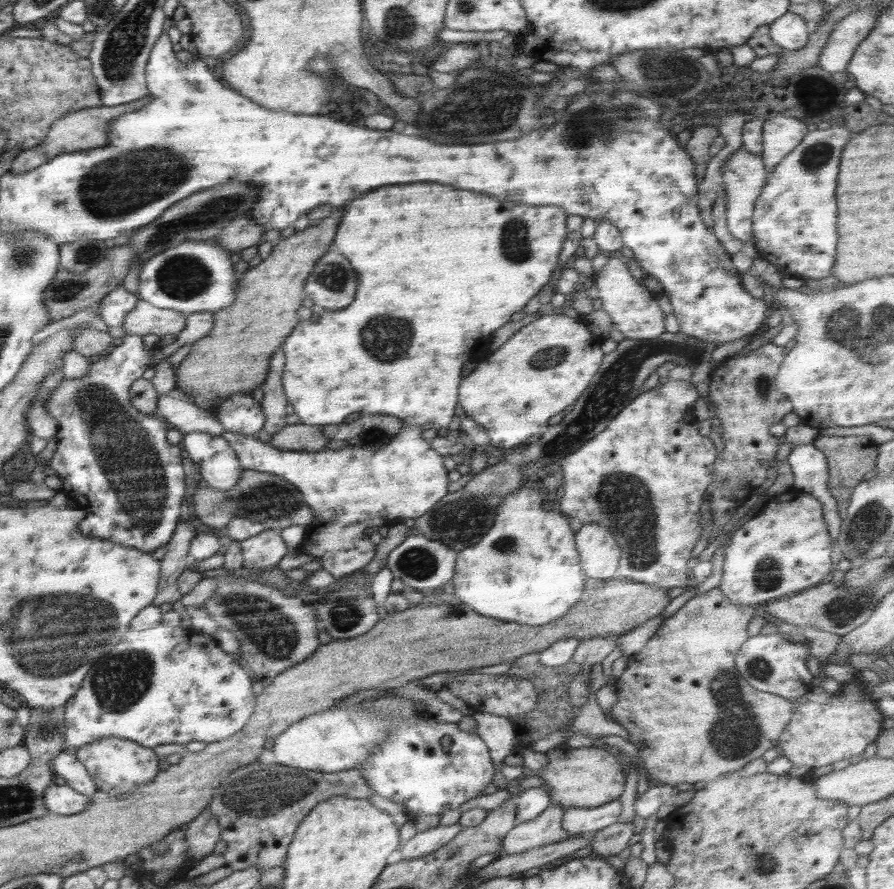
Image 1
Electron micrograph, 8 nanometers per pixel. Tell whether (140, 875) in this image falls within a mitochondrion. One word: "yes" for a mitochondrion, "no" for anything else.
no

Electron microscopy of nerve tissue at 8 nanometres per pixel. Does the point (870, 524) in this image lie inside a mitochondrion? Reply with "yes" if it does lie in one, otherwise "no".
yes

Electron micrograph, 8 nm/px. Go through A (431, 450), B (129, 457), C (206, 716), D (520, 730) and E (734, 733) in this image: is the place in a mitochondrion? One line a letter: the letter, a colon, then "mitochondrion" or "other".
A: other
B: mitochondrion
C: other
D: other
E: mitochondrion

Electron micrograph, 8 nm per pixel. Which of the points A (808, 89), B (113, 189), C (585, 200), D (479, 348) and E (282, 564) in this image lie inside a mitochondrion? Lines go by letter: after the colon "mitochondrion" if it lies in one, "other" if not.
A: mitochondrion
B: mitochondrion
C: other
D: other
E: other

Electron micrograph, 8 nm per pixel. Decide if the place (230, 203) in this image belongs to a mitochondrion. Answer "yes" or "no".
yes

